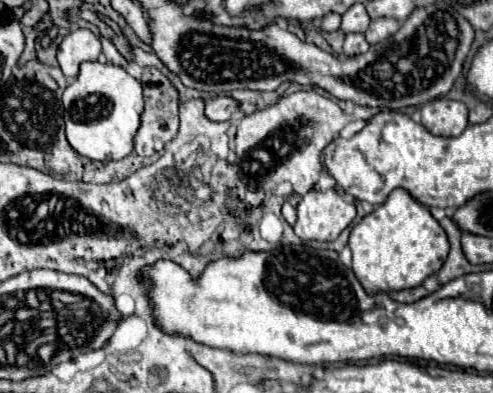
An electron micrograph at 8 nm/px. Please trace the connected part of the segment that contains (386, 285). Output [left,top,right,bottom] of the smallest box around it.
[349,188,449,294]

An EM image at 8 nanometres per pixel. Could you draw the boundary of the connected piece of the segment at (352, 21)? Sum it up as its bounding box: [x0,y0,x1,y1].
[341,4,371,34]

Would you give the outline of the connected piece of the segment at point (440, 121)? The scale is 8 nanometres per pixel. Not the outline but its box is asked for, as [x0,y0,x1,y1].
[421,98,467,136]

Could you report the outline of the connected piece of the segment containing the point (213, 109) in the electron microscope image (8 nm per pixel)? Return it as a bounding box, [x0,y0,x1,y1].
[205,96,239,120]

